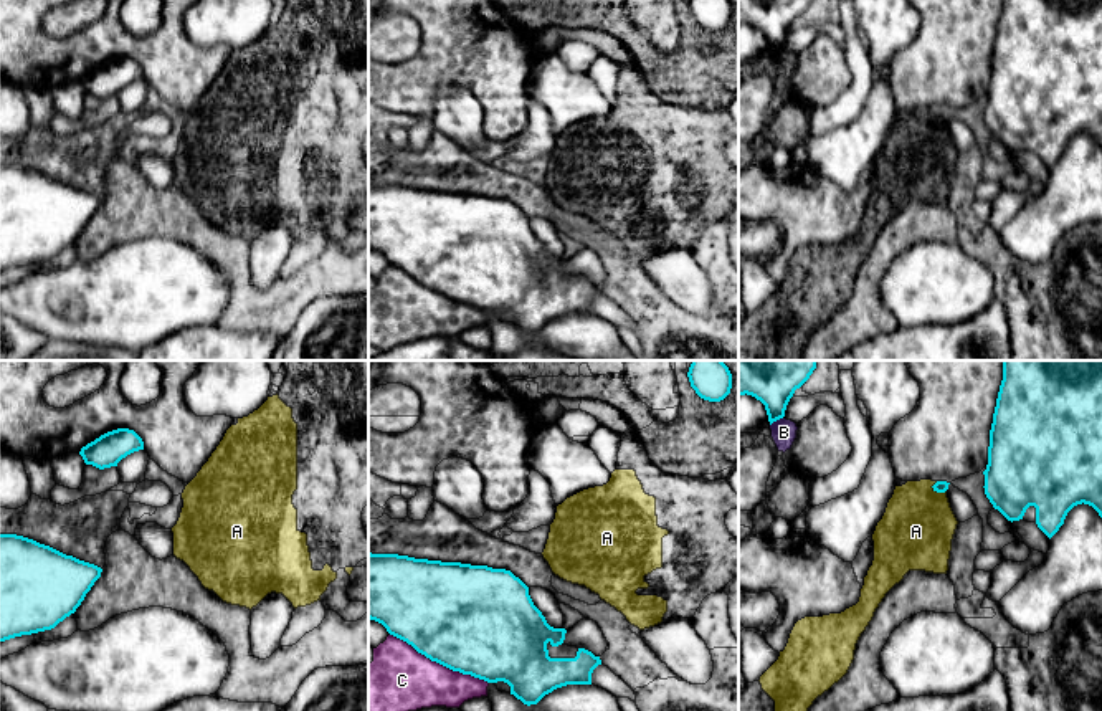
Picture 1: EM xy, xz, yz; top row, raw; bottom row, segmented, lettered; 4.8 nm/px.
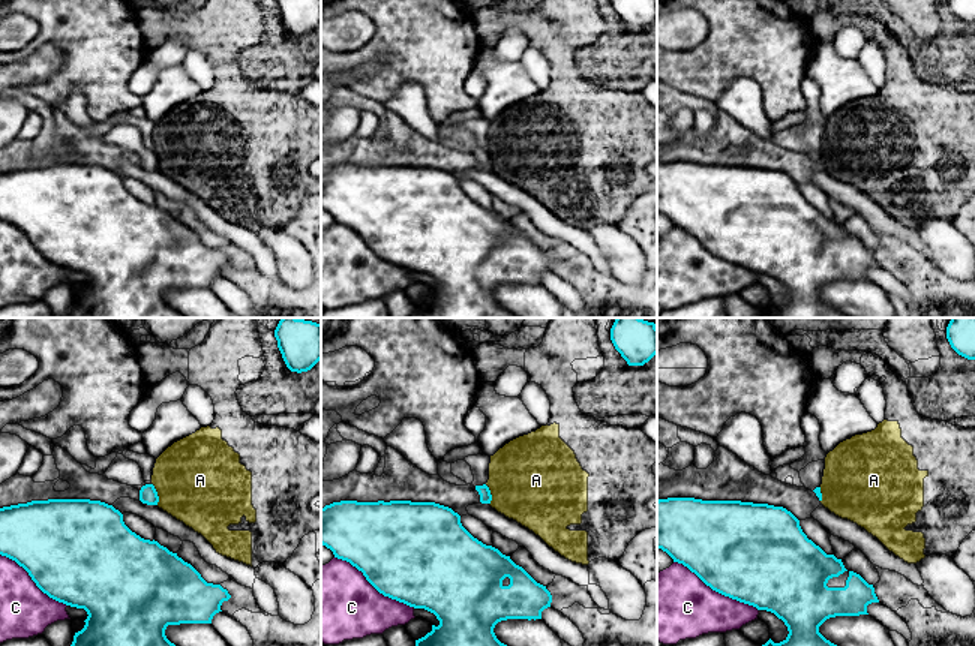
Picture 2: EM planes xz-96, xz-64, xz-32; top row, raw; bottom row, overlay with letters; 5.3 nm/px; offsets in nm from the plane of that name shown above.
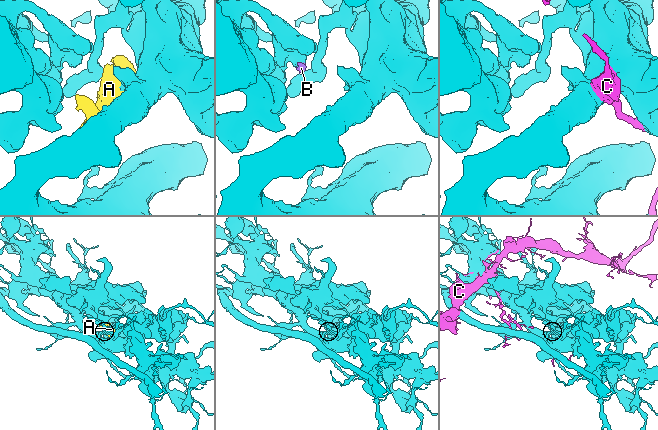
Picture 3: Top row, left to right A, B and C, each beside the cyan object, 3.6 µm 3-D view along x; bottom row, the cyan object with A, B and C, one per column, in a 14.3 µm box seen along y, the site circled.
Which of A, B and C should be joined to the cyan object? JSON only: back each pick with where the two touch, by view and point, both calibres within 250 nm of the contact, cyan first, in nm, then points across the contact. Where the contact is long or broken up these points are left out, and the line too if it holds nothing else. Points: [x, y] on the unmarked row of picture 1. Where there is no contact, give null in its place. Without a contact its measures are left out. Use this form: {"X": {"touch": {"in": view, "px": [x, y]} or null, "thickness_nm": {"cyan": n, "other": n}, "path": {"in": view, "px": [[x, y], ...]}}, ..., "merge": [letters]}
{"merge": []}

